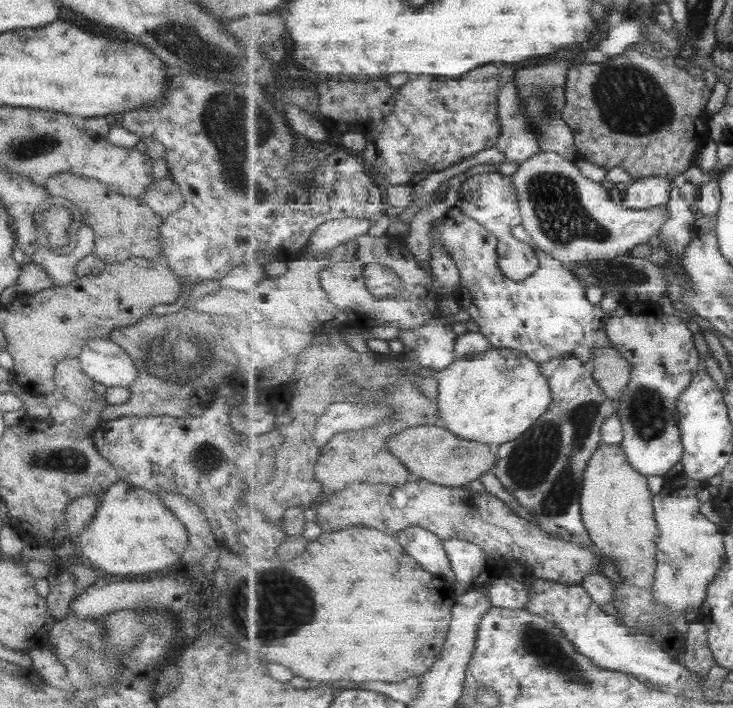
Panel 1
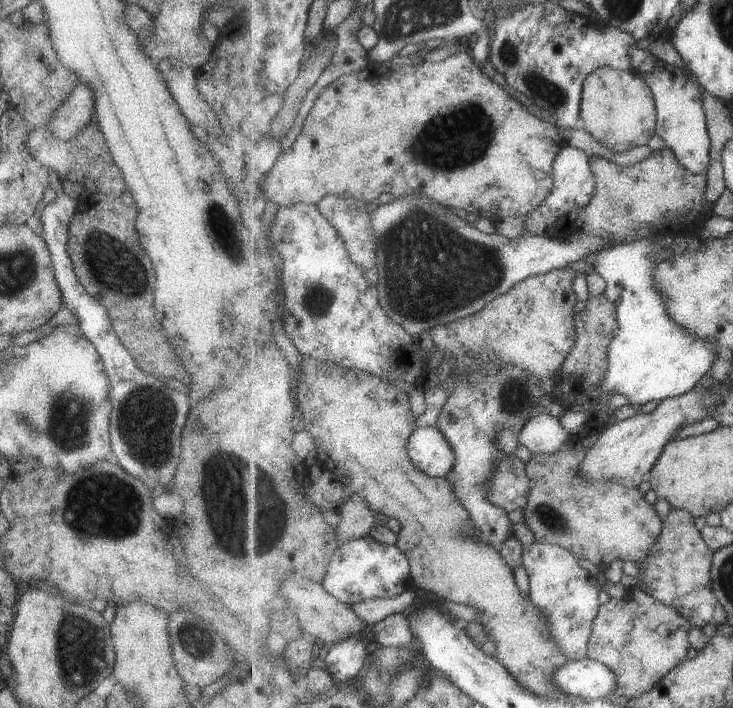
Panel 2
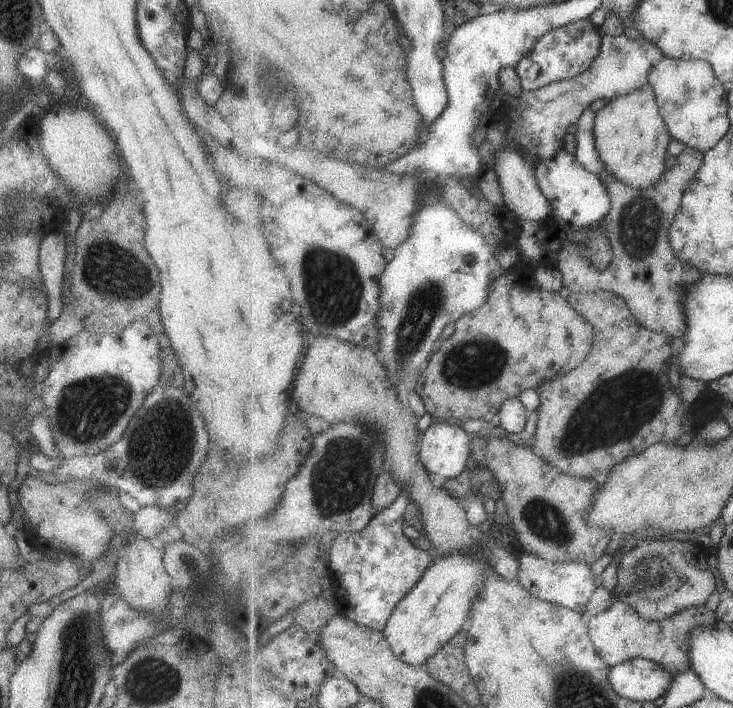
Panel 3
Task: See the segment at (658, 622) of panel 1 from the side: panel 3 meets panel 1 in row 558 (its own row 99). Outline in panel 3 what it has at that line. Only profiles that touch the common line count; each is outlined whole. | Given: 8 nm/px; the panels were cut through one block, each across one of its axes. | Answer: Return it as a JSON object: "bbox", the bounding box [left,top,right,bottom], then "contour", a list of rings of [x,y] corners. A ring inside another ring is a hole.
{"bbox":[595,83,673,189],"contour":[[[649,83],[644,84],[641,88],[630,92],[629,94],[615,97],[610,100],[606,100],[603,107],[597,110],[596,121],[595,121],[595,136],[596,136],[596,147],[599,151],[601,160],[604,160],[604,165],[606,166],[605,172],[613,173],[619,180],[622,180],[625,184],[629,186],[638,188],[638,189],[648,189],[653,187],[658,183],[662,182],[664,175],[667,172],[667,148],[669,148],[669,142],[673,139],[672,134],[670,133],[670,128],[666,123],[666,120],[663,118],[662,112],[660,111],[660,106],[658,105],[658,97],[656,96],[655,89]]]}

